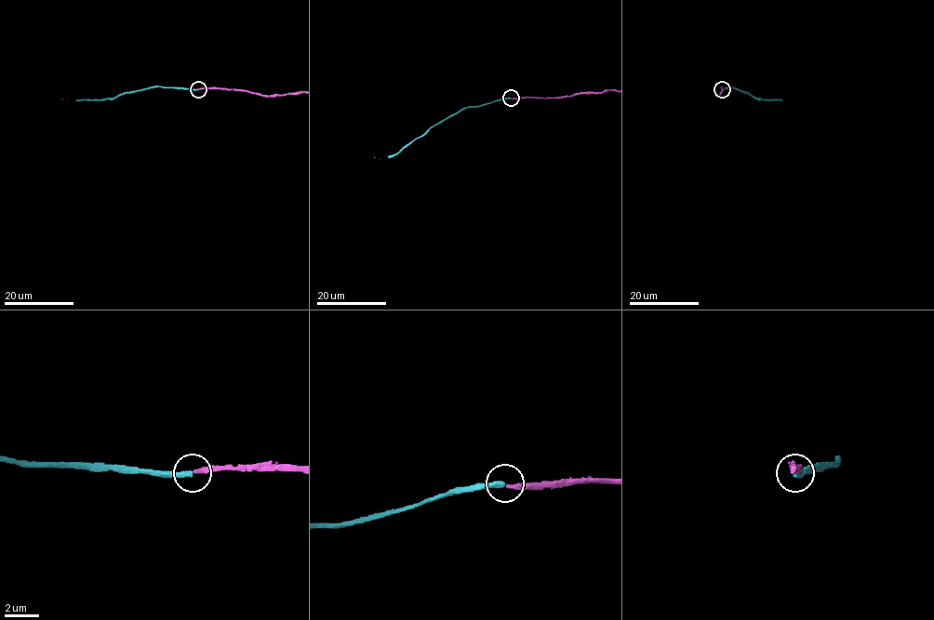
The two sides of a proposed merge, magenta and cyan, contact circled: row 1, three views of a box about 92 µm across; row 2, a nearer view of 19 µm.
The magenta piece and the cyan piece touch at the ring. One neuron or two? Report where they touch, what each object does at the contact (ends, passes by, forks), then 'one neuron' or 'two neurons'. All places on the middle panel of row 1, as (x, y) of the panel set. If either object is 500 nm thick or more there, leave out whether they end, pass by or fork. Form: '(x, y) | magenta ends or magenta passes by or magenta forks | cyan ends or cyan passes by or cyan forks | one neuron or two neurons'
(511, 98) | magenta ends | cyan ends | one neuron

